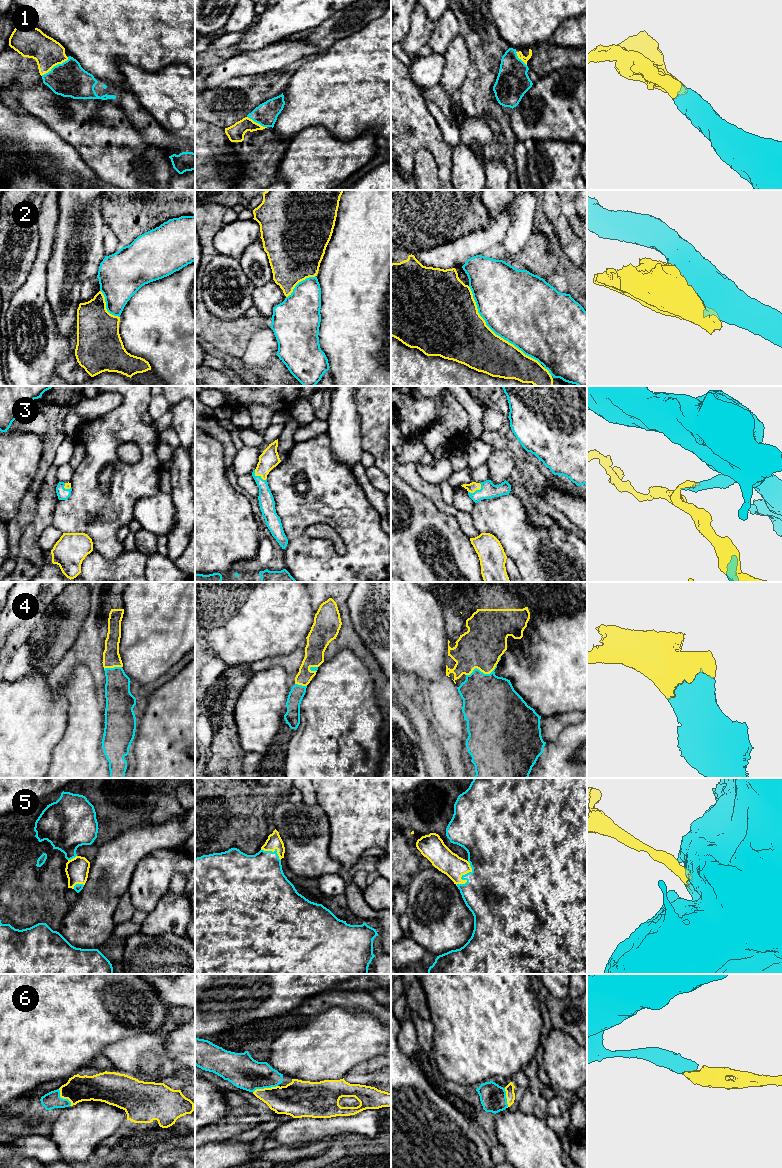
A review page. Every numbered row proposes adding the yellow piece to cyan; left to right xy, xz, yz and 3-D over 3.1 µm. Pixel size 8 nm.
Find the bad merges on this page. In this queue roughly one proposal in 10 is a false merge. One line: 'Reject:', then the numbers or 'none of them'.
Reject: 2

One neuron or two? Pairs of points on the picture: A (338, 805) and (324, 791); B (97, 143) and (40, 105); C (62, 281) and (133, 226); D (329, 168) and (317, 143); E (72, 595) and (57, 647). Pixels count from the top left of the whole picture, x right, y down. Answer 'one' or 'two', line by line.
A: one
B: one
C: two
D: one
E: one

